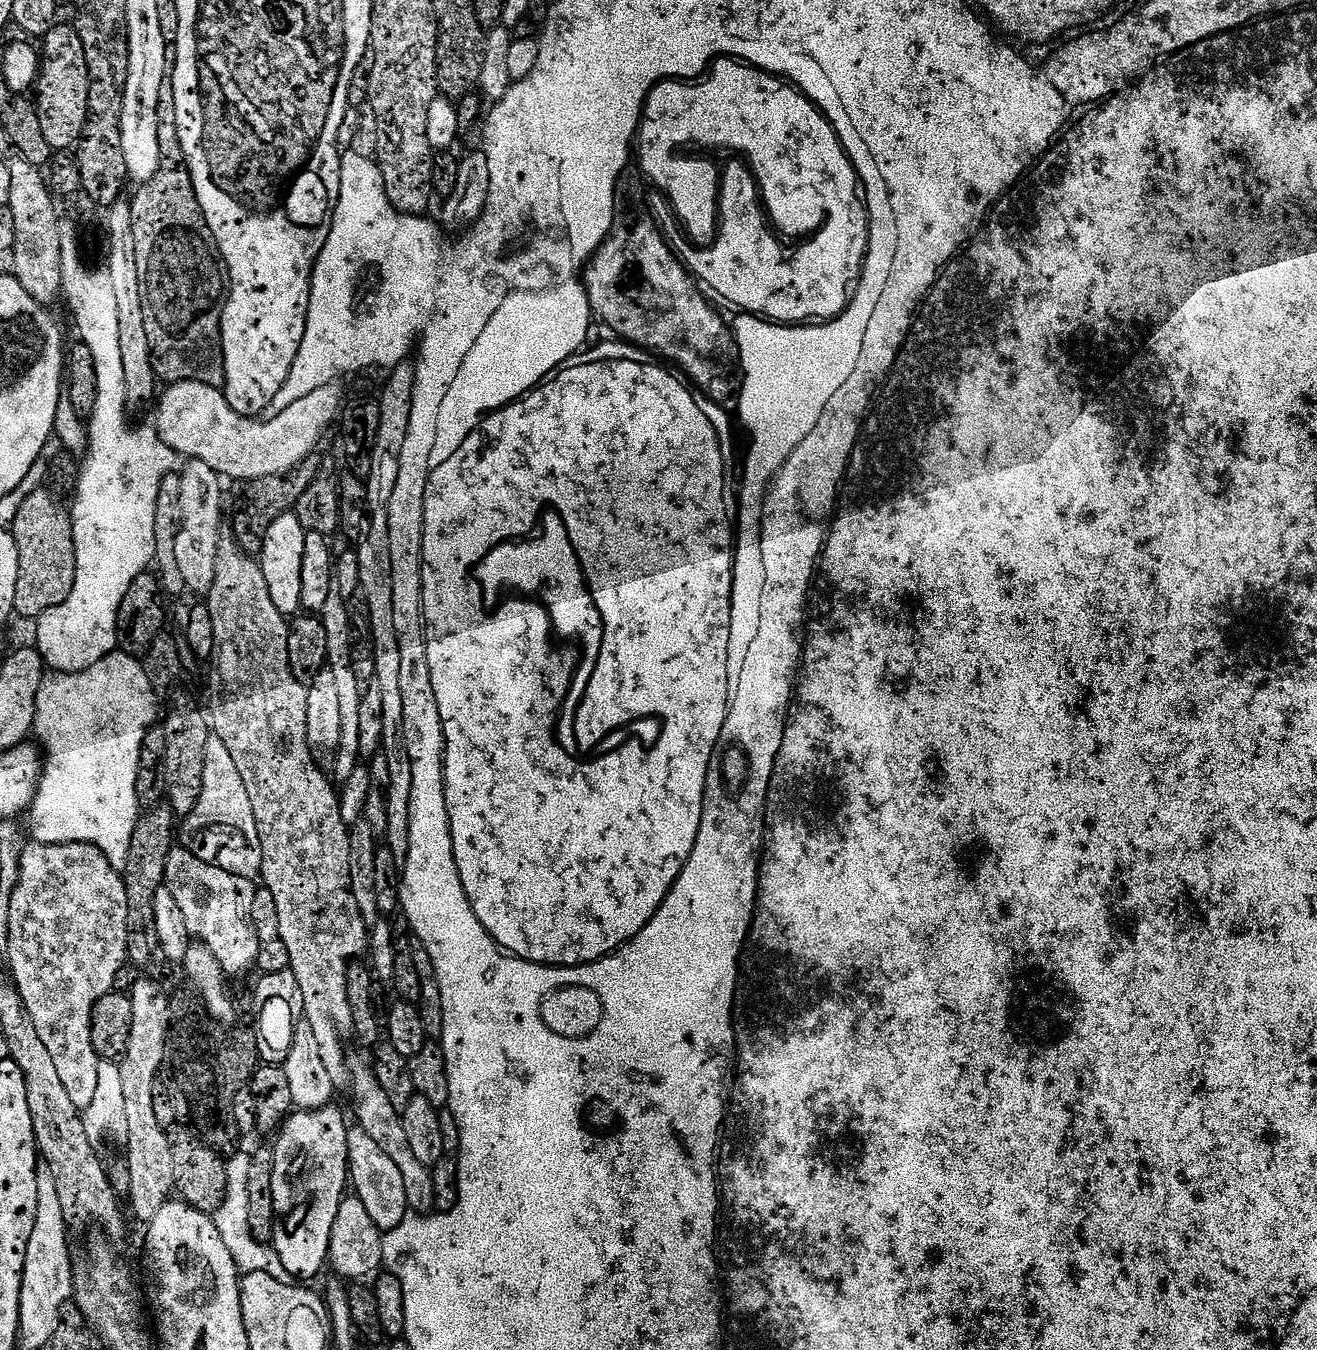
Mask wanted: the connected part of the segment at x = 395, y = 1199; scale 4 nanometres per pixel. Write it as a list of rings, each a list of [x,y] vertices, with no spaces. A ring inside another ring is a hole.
[[[352,1126],[348,1130],[348,1170],[354,1194],[360,1199],[362,1206],[366,1206],[366,1211],[370,1213],[370,1218],[374,1218],[381,1233],[401,1227],[405,1216],[410,1212],[406,1185],[402,1182],[402,1170],[398,1170],[398,1166],[382,1146],[370,1134],[366,1134],[361,1126]]]

